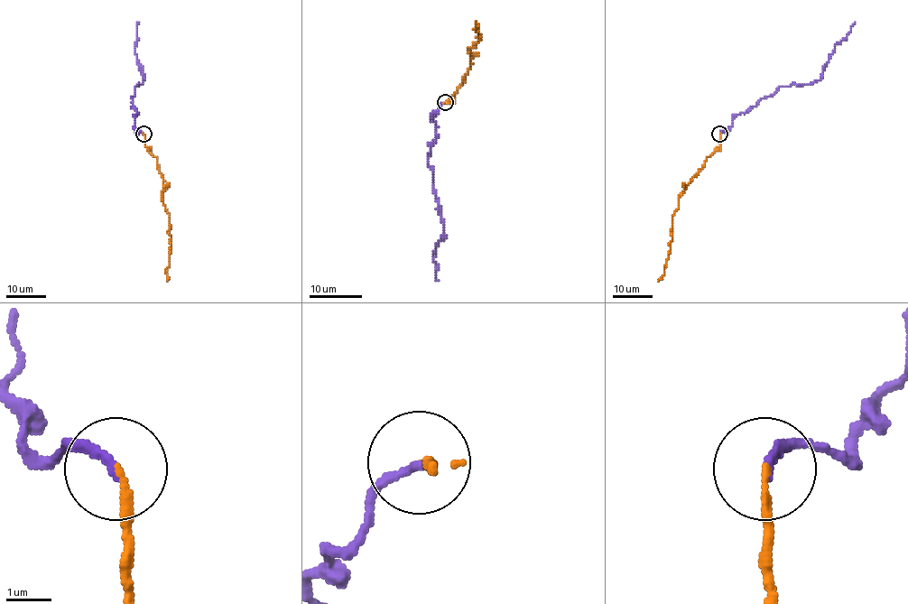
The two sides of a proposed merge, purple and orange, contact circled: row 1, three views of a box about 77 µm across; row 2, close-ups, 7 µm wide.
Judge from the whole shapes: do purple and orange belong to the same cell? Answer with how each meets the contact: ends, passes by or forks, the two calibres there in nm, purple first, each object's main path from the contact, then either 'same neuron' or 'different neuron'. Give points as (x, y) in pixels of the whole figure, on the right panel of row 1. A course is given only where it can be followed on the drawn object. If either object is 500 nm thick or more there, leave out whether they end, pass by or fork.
purple ends; orange ends; calibres 190 and 170 nm; course purple (719, 134), (727, 133), (736, 115), (746, 113), (782, 86), (807, 85), (820, 79), (833, 50), (855, 22); course orange (719, 134), (719, 146), (706, 158), (679, 197), (678, 209), (672, 215), (671, 249), (664, 274), (659, 282); same neuron

